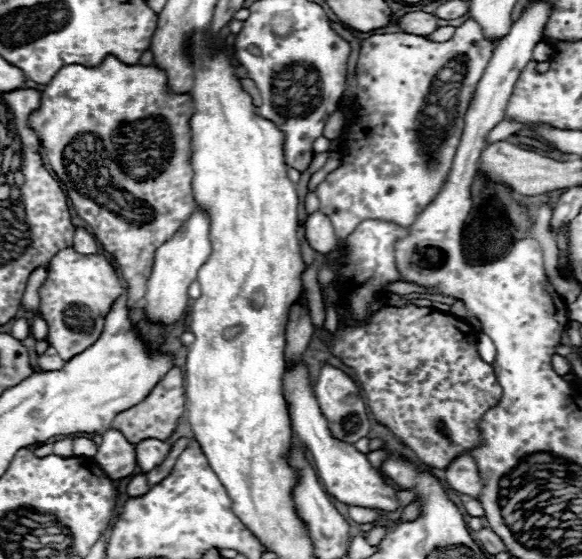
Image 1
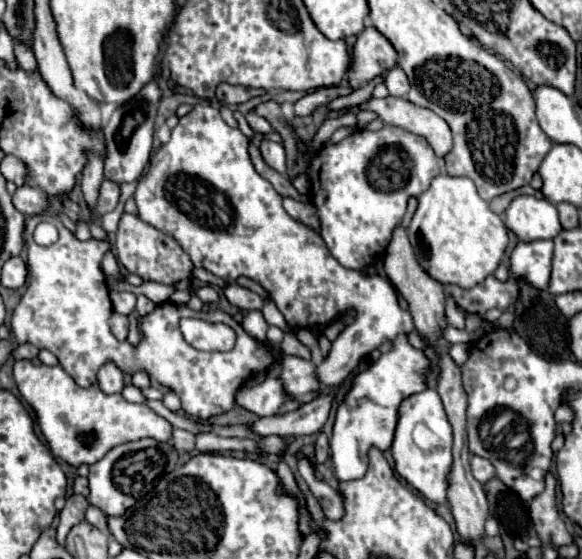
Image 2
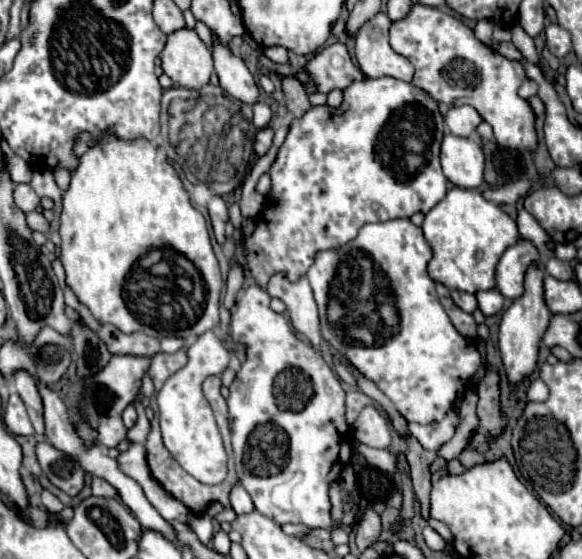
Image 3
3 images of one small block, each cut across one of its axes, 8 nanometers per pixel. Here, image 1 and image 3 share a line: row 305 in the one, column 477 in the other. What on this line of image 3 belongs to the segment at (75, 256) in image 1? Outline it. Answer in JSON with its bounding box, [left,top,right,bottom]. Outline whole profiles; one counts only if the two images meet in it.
[390,4,536,150]

